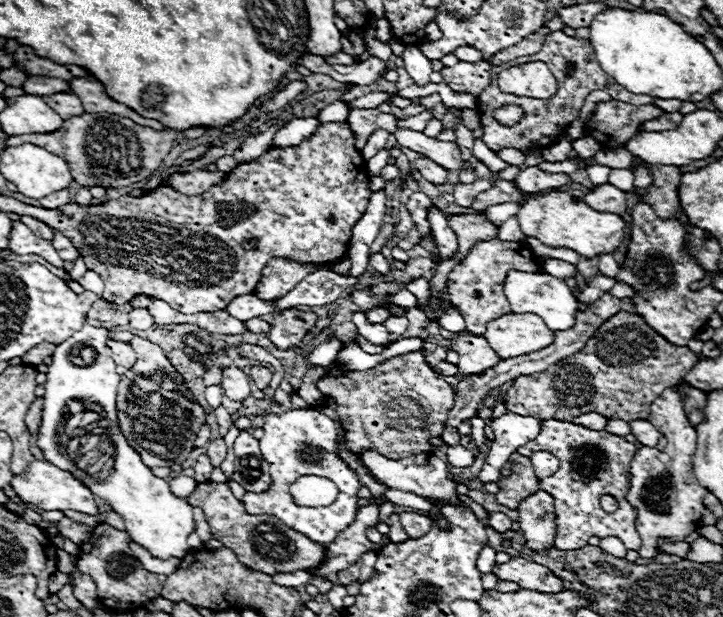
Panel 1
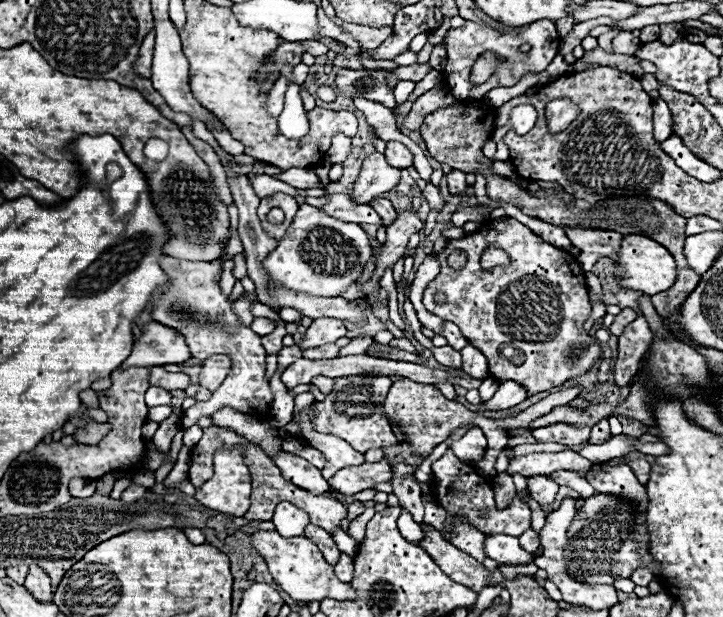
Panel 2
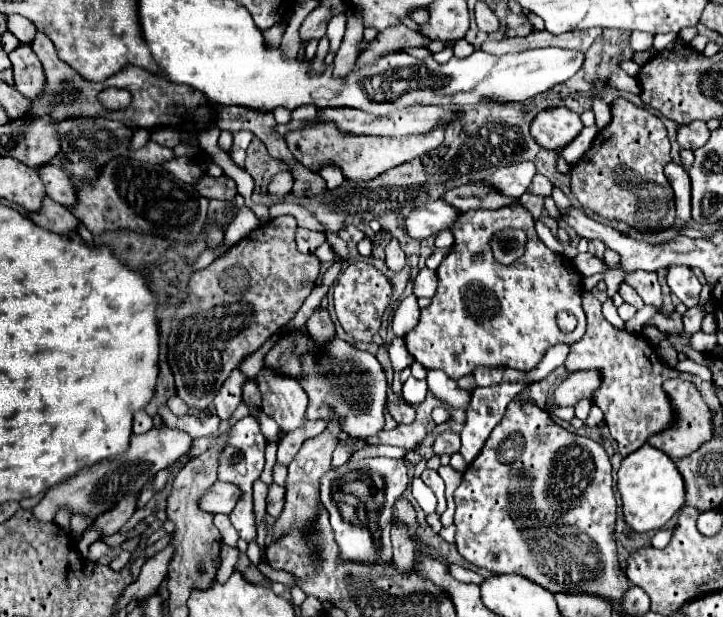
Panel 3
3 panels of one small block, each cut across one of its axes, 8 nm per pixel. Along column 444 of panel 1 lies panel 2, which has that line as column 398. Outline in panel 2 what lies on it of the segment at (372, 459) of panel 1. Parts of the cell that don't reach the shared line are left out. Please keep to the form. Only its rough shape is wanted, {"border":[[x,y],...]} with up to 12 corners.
{"border":[[404,462],[392,466],[392,486],[400,506],[422,524],[424,504],[414,468]]}

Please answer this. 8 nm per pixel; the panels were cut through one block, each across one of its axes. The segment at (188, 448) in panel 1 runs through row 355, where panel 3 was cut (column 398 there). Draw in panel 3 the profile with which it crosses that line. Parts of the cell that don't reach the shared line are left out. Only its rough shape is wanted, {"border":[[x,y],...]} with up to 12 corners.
{"border":[[332,122],[286,134],[312,172],[334,162],[350,180],[438,148],[444,128],[420,136],[366,138]]}

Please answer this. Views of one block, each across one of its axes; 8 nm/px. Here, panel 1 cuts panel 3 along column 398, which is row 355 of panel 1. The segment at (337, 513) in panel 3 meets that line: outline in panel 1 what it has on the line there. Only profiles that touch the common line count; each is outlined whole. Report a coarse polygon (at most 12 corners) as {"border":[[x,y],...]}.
{"border":[[456,334],[460,374],[480,374],[500,358],[484,336]]}

